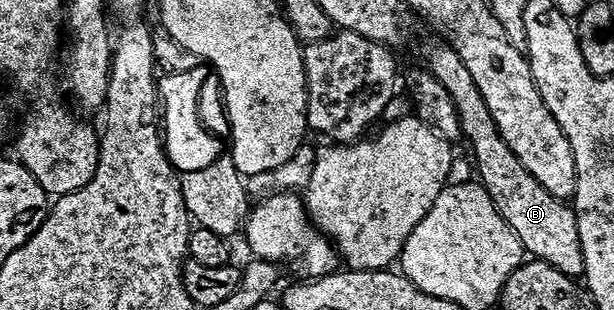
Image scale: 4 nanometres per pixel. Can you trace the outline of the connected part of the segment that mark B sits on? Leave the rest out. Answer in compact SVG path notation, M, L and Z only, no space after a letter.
M441 42L426 49L424 56L428 59L427 71L436 76L442 86L446 86L446 92L452 96L463 139L472 140L470 160L479 183L490 194L492 205L498 210L498 214L502 214L510 230L514 230L525 253L529 257L546 261L562 274L573 278L583 277L584 259L582 242L578 238L576 213L565 201L559 200L554 194L550 194L550 190L543 188L538 178L530 174L530 170L520 165L514 150L510 150L510 146L506 146L506 142L498 134L494 118L490 118L486 98L478 94L478 86L474 86L474 78L470 78L466 62L462 62L452 45Z

